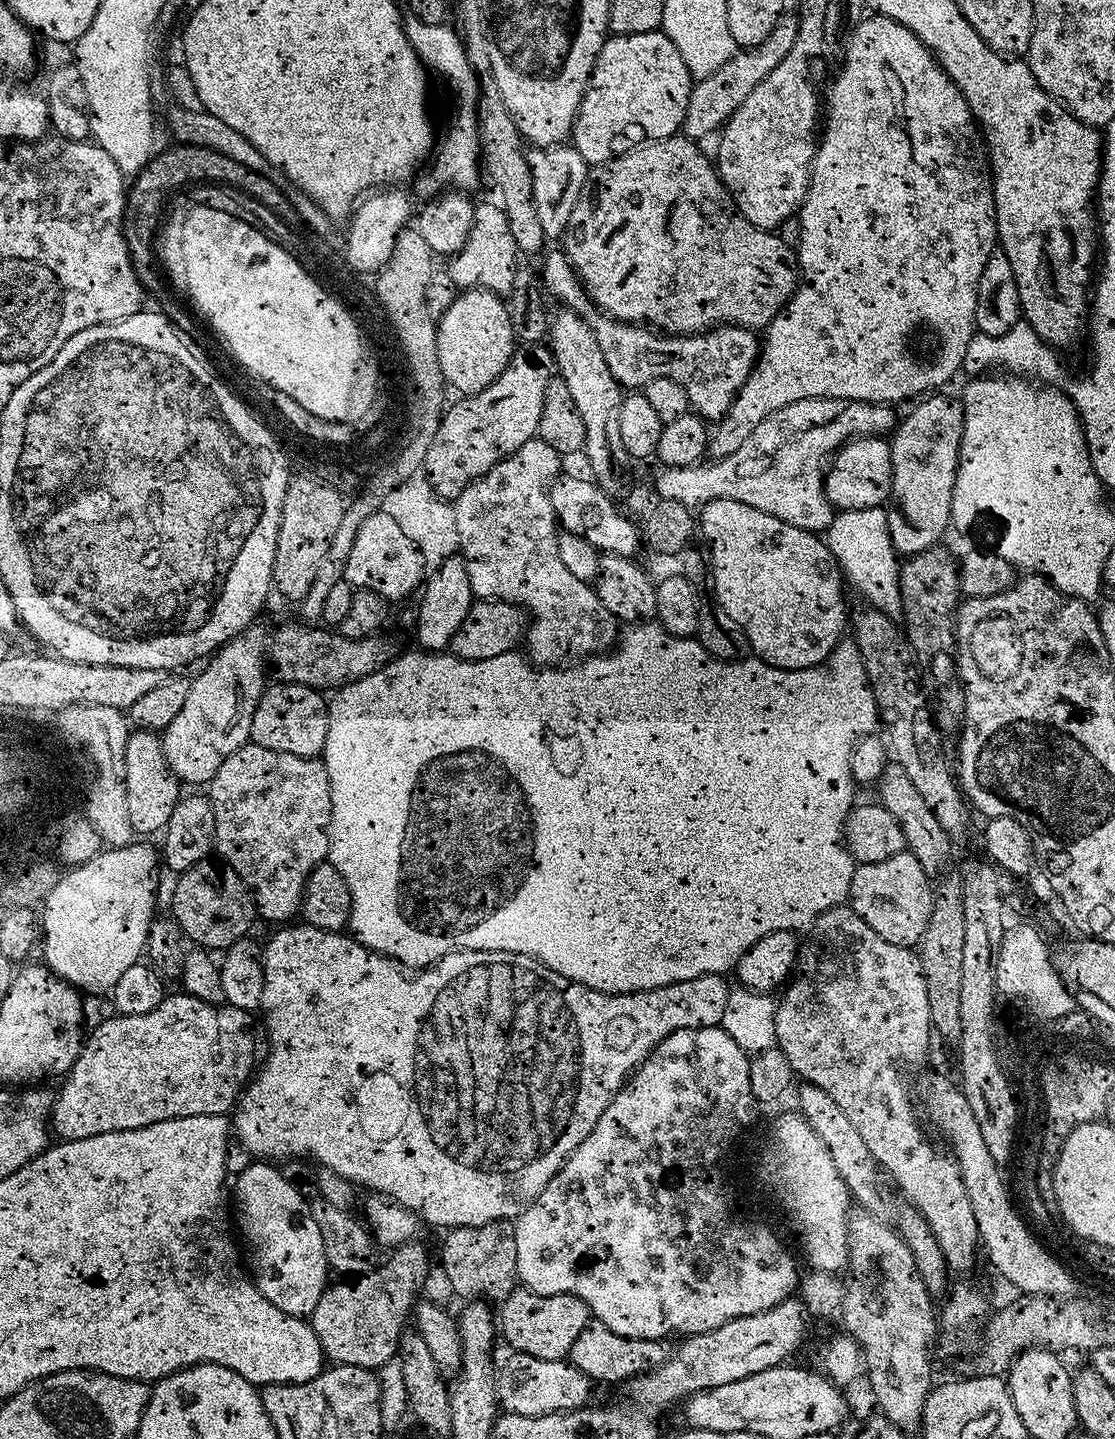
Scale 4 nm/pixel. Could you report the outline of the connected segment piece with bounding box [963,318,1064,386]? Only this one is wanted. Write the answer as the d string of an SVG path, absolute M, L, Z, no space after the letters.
M1024 319L1010 326L1006 334L1001 336L985 336L977 334L972 337L970 346L966 350L963 371L969 372L969 377L975 378L981 374L991 373L993 370L1003 370L1008 374L1027 374L1035 378L1041 385L1056 386L1064 376L1064 368L1060 365L1061 353L1047 344Z

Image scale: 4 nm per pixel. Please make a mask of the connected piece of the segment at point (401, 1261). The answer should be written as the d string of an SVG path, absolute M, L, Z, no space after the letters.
M417 1242L399 1245L389 1258L388 1264L380 1265L363 1276L336 1281L325 1288L322 1298L318 1298L318 1306L314 1306L310 1323L318 1342L322 1346L325 1357L336 1364L349 1364L378 1370L387 1360L397 1355L400 1338L406 1331L404 1319L409 1319L413 1305L428 1276L428 1252Z

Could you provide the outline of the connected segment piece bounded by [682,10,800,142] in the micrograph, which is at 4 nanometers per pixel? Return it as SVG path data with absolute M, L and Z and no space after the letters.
M792 10L785 11L784 15L778 18L776 25L768 29L764 41L751 49L750 54L738 50L732 55L730 62L726 62L726 66L714 70L714 74L706 78L696 80L692 85L690 102L686 106L682 125L683 135L700 142L703 141L703 136L708 136L711 132L719 133L734 114L734 110L738 110L738 106L746 102L746 97L753 92L754 86L758 86L758 82L762 82L762 78L766 78L766 74L770 74L770 70L774 70L774 66L778 66L778 62L782 62L786 54L790 54L794 38L798 38L799 25L799 15Z

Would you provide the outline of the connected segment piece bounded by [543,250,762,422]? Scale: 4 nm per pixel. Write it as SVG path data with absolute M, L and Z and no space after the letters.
M563 251L550 252L543 257L543 259L545 258L545 285L543 284L543 287L545 289L548 287L560 299L559 303L563 307L571 308L573 312L577 312L591 326L594 338L598 338L598 350L602 350L602 358L606 358L606 366L610 366L610 374L614 374L618 383L625 389L636 390L648 384L654 376L670 378L674 382L678 382L678 386L682 386L682 390L686 390L686 398L691 411L698 416L703 416L705 421L716 422L719 421L721 416L726 415L732 400L740 393L740 387L744 385L746 378L750 378L760 354L762 344L753 329L742 328L735 324L725 324L713 327L706 332L681 336L679 334L665 334L663 331L653 330L651 327L641 326L639 323L625 324L619 320L614 320L611 316L599 311L596 305L589 300L584 293L584 287L580 285L579 278L576 277L572 263Z

